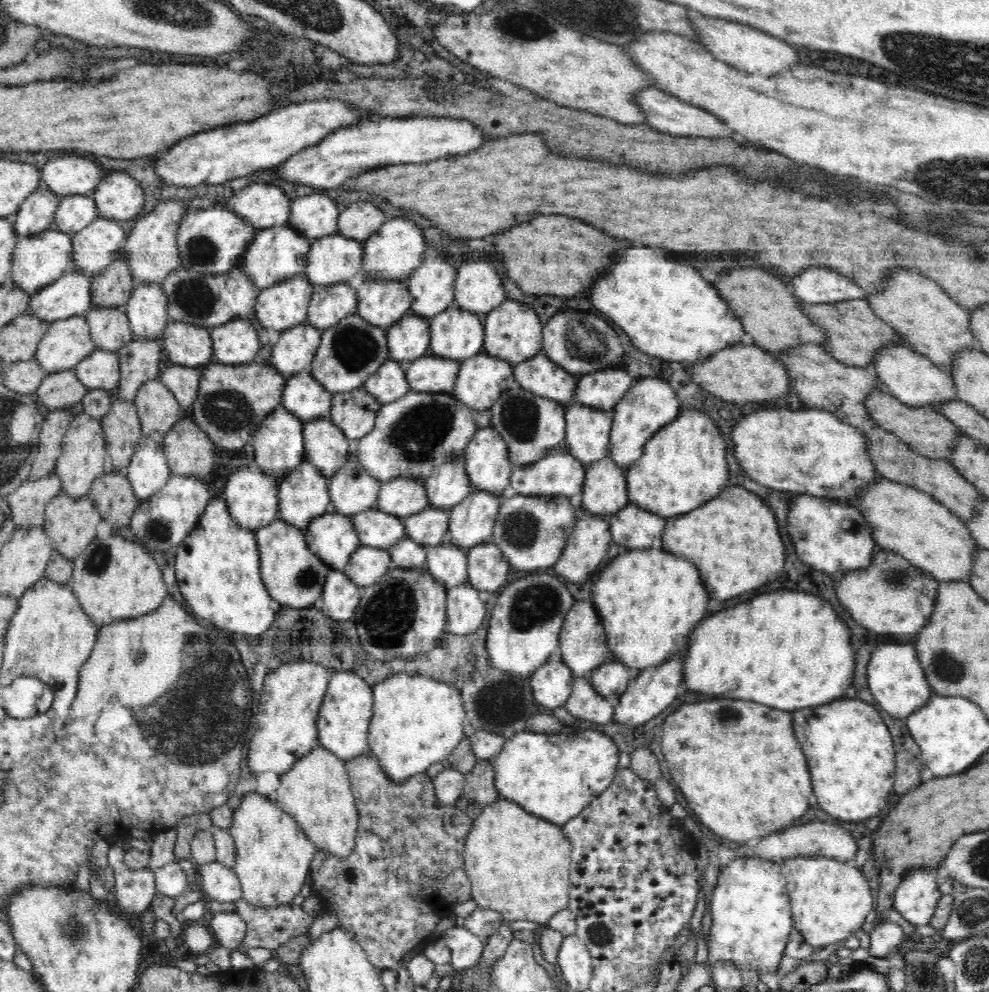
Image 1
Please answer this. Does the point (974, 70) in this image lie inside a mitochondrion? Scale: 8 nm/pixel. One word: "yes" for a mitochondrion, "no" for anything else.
yes

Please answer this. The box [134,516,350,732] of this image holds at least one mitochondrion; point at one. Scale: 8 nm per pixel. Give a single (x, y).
(307, 578)

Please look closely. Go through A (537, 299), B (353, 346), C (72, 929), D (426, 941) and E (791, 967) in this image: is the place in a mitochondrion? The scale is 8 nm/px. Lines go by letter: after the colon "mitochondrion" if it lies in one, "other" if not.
A: other
B: mitochondrion
C: mitochondrion
D: other
E: other

